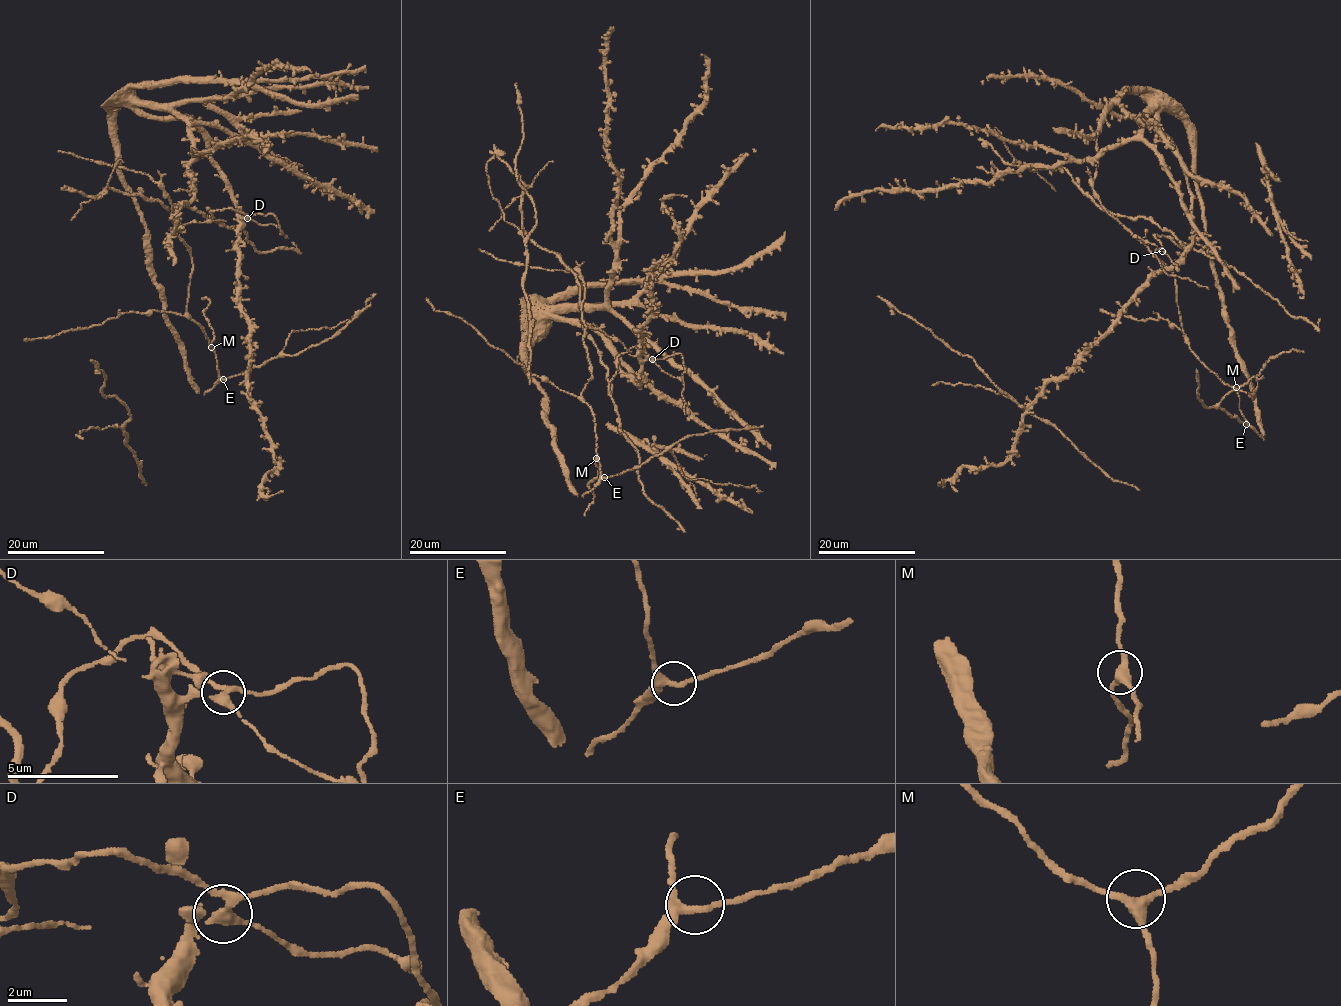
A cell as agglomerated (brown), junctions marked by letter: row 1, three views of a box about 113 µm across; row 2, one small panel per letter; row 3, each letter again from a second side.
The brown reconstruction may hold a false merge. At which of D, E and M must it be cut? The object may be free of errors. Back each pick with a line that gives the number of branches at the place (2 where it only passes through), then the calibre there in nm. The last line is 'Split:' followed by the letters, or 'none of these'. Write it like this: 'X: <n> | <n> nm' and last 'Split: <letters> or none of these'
D: 3 | 280 nm
Split: D

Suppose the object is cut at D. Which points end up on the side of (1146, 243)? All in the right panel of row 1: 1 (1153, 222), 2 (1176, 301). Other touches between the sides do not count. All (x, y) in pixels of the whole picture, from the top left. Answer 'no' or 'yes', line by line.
1: no
2: yes

